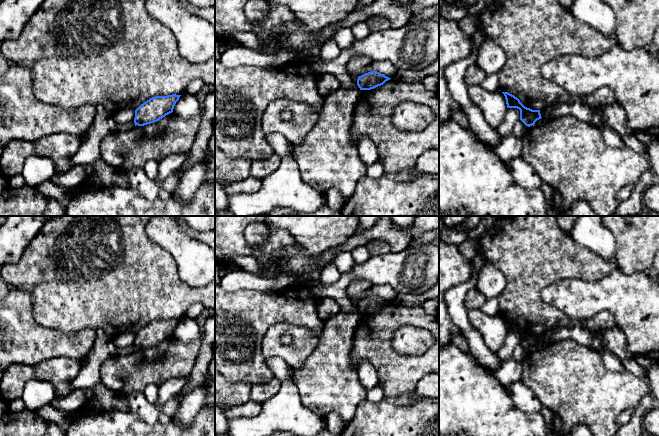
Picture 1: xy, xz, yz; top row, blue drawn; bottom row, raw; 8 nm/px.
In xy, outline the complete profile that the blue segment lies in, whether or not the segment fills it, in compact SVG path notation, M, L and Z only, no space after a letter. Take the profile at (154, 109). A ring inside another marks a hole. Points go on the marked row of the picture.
M172 94L150 98L135 110L135 125L144 126L151 124L172 113L180 96Z

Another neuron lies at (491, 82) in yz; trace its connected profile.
M497 73L487 74L485 79L480 83L480 86L490 92L499 90L499 77Z

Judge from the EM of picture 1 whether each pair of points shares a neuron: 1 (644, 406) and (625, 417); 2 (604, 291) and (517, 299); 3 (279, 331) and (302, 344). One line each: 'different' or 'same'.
1: different
2: different
3: same

